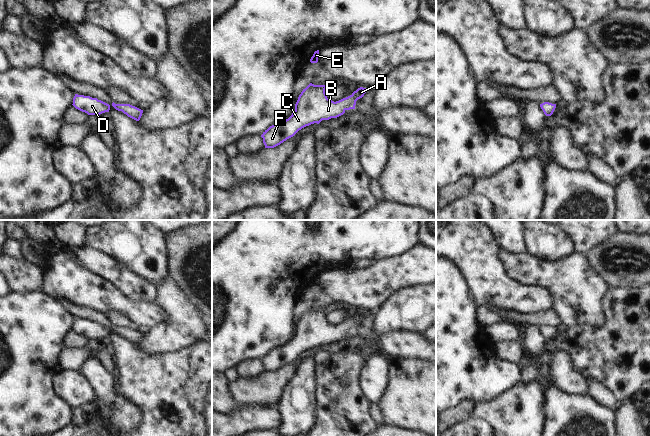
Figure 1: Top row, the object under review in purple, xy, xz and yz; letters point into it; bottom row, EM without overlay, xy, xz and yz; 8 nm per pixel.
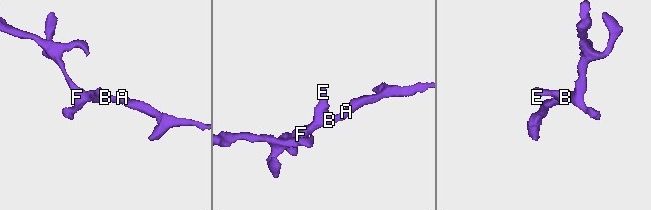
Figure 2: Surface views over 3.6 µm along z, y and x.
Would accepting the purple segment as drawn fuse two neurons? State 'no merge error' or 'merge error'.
no merge error

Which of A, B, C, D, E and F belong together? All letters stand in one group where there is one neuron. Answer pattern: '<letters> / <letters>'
A B C D E F

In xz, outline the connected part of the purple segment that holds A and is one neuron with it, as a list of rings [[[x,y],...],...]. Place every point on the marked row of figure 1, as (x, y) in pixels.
[[[310,83],[303,89],[292,115],[288,119],[270,126],[261,135],[265,148],[280,145],[306,126],[319,124],[322,120],[337,118],[346,110],[355,109],[356,101],[362,98],[369,89],[360,87],[350,96],[334,102],[327,98],[326,87],[326,85]]]

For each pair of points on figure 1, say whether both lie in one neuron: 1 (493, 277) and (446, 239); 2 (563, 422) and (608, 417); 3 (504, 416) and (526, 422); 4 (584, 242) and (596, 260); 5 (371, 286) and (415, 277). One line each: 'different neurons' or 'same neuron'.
1: same neuron
2: same neuron
3: same neuron
4: different neurons
5: same neuron

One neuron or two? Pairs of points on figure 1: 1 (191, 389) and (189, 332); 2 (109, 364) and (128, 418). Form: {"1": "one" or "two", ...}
{"1": "two", "2": "two"}

